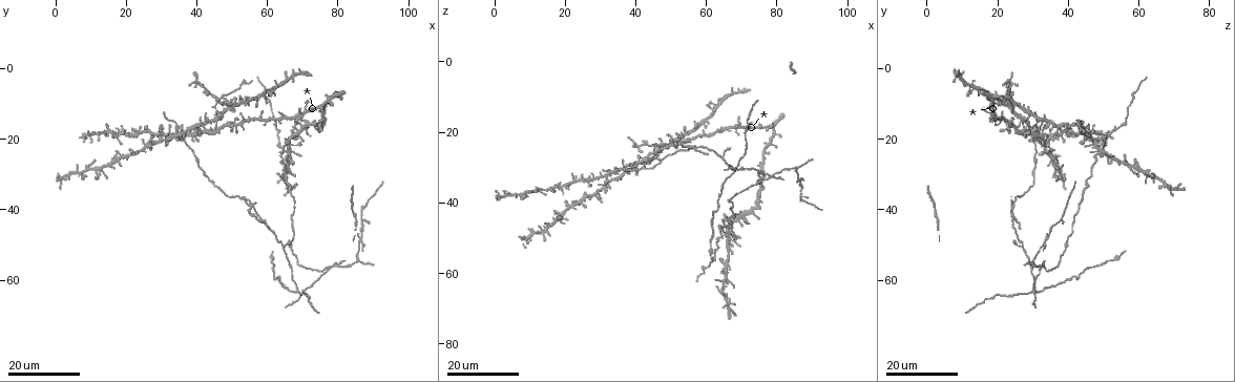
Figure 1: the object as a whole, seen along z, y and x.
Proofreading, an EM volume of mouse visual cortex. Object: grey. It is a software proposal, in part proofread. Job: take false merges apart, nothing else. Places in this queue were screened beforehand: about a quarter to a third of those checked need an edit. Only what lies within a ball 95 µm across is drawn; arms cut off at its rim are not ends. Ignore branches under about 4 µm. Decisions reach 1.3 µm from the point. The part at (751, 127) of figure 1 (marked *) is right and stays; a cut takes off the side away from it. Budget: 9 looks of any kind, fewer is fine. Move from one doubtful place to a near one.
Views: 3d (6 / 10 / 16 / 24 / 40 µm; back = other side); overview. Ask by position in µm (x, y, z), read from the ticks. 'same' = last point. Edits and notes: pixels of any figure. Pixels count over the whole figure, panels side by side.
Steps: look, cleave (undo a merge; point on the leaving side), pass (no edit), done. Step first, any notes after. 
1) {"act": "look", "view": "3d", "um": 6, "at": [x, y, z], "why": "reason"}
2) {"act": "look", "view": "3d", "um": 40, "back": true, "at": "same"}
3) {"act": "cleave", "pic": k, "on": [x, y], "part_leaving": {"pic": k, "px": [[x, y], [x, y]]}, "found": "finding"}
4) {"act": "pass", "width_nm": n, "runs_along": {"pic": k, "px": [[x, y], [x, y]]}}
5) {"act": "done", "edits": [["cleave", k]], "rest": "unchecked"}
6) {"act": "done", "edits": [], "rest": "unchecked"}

{"act": "look", "view": "3d", "um": 24, "at": [86.0, 54.5, 30.5], "why": "three-way junction"}

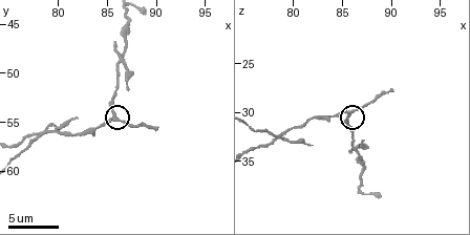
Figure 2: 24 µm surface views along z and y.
{"act": "look", "view": "3d", "um": 10, "at": [85.6, 54.6, 30.2]}

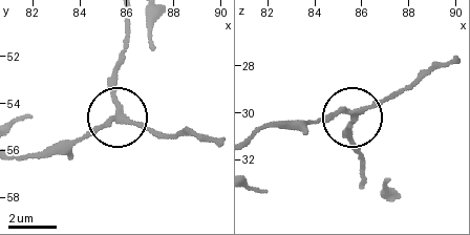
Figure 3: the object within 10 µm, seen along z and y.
{"act": "pass", "runs_along": {"pic": 3, "px": [[256, 132], [353, 114], [353, 148]]}, "found": "continuous, no second neuron"}

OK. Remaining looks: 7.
{"act": "look", "view": "3d", "um": 10, "at": [78.2, 56.0, 32.2]}

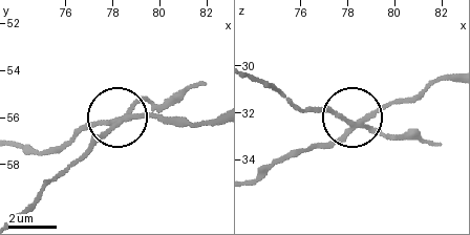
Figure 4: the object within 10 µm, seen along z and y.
{"act": "cleave", "pic": 4, "on": [155, 108], "width_nm": 200, "part_leaving": {"pic": 4, "px": [[122, 121], [21, 215]]}, "found": "a second neuron is stuck on"}

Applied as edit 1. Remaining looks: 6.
{"act": "look", "view": "3d", "um": 16, "at": [66.0, 23.5, 48.5]}

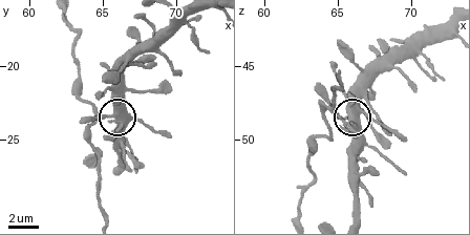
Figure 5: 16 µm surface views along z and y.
{"act": "look", "view": "3d", "um": 10, "at": [65.4, 23.6, 48.8], "why": "zoom in"}

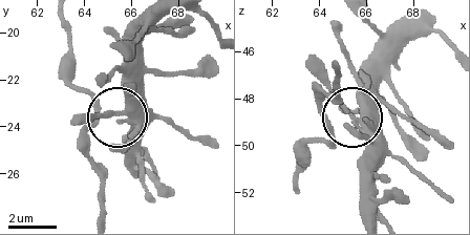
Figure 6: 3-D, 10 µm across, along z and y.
{"act": "pass", "found": "one neuron here"}

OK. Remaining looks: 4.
{"act": "look", "view": "3d", "um": 10, "at": [86.6, 48.6, 33.6], "why": "four arms meet"}

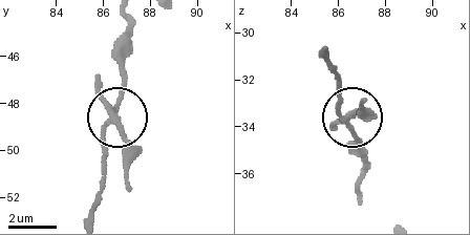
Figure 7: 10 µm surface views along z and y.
{"act": "look", "view": "3d", "um": 10, "back": true, "at": [86.5, 48.7, 33.6], "why": "other side"}

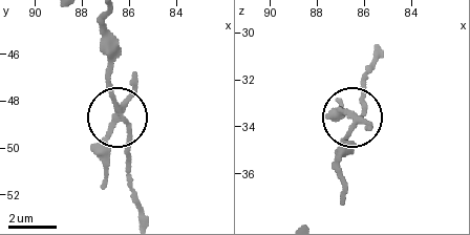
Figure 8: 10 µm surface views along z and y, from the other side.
{"act": "cleave", "pic": 8, "on": [103, 142], "arms": 4, "part_leaving": {"pic": 8, "px": [[120, 111], [102, 186]]}, "found": "a second neuron is stuck on"}

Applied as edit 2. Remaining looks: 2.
{"act": "done", "edits": [["cleave", 4], ["cleave", 8]], "rest": "unchecked"}

